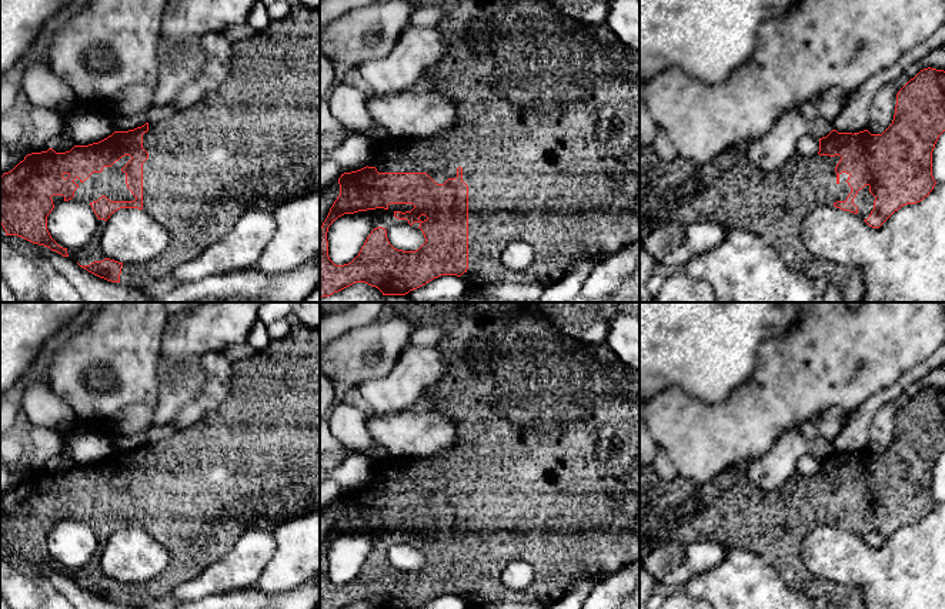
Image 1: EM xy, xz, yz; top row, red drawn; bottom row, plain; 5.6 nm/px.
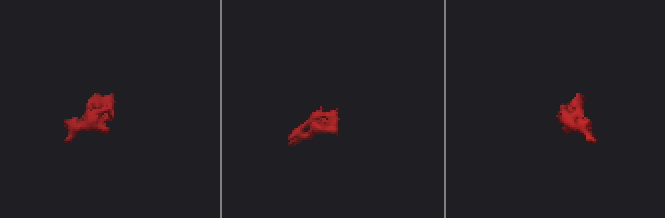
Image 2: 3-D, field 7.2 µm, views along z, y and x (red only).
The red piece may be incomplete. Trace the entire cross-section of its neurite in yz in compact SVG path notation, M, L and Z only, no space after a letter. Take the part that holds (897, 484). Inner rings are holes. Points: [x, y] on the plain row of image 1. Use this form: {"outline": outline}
{"outline": "M928 387L898 411L892 444L882 454L871 454L868 449L854 454L832 449L819 458L819 471L815 475L804 476L795 472L784 486L772 492L761 491L739 466L729 466L712 482L695 483L681 475L664 481L654 466L640 464L640 565L650 552L669 541L717 541L727 549L745 549L765 556L789 589L801 590L812 599L822 598L839 609L865 609L859 588L819 579L807 569L801 543L819 526L834 525L858 533L869 546L879 548L901 526L922 521L936 503L932 495L932 471L944 451L945 391Z"}

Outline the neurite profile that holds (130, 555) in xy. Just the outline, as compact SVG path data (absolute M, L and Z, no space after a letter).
M120 528L107 539L100 568L110 579L147 582L170 563L167 549L138 528Z

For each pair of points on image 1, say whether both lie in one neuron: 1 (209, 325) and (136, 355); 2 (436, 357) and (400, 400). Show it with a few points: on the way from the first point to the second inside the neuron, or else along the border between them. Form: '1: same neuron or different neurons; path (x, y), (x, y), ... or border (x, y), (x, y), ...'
1: different neurons; border (170, 317), (166, 378)
2: same neuron; path (436, 368), (411, 388)

